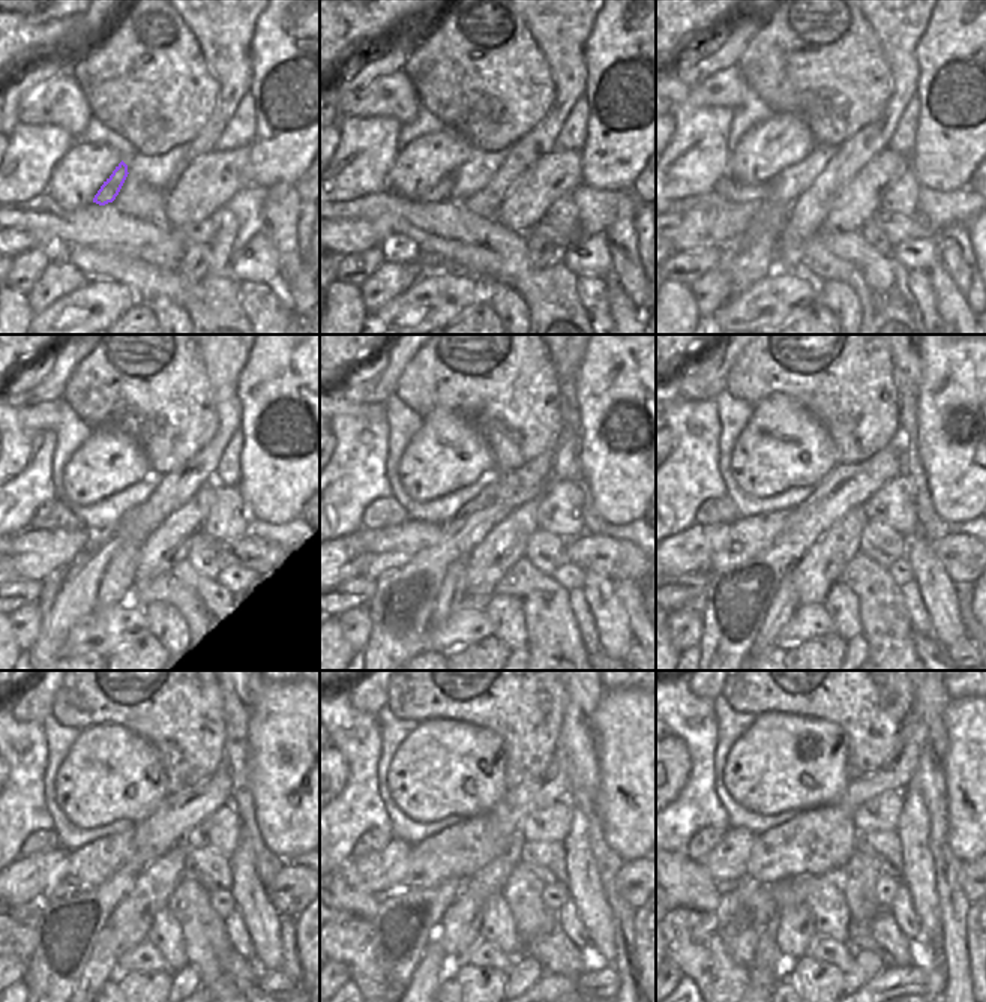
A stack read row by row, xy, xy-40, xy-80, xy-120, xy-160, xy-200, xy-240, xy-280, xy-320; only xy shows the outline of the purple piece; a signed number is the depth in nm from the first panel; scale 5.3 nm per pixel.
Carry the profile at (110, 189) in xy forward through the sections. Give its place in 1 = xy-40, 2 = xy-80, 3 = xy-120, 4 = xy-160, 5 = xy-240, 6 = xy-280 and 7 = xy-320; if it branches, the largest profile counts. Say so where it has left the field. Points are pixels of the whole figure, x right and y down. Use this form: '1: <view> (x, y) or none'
1: xy-40 (441, 192)
2: xy-80 (731, 189)
3: xy-120 (53, 515)
4: xy-160 (387, 512)
5: xy-240 (42, 840)
6: xy-280 (372, 840)
7: xy-320 (704, 840)

